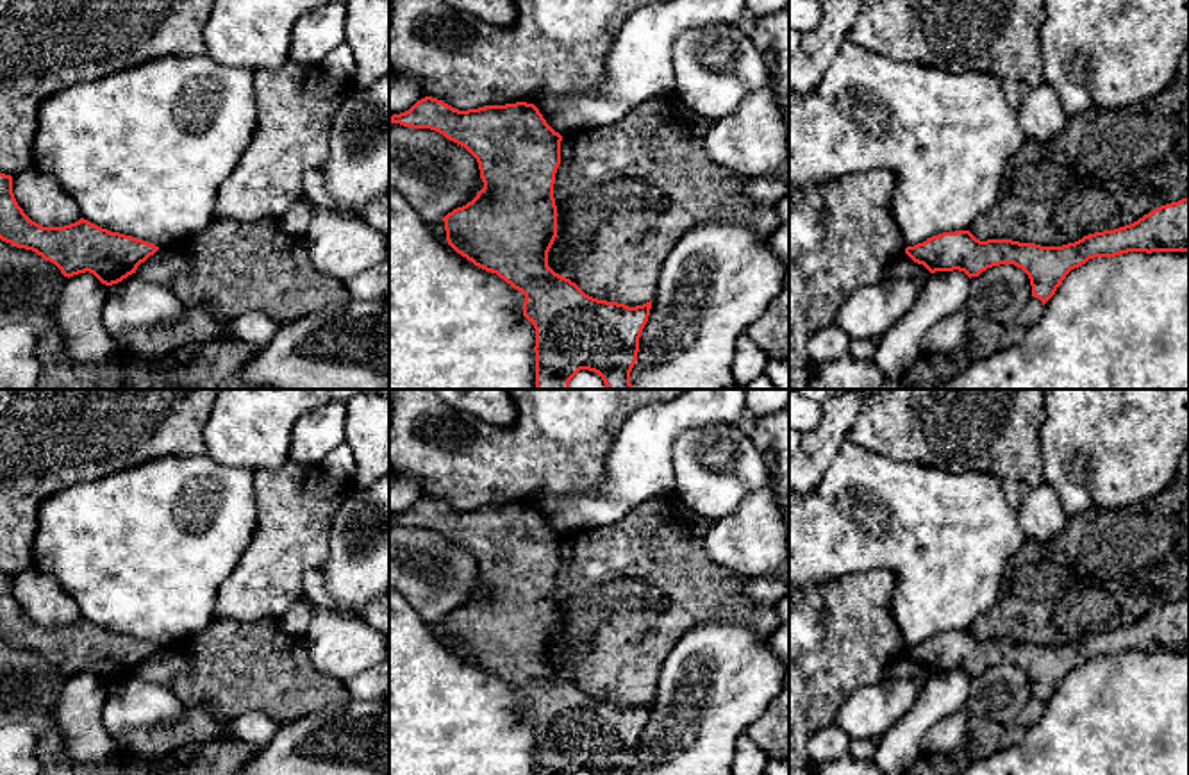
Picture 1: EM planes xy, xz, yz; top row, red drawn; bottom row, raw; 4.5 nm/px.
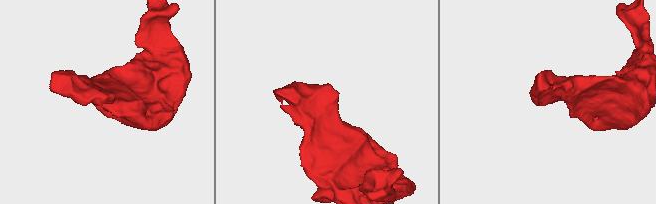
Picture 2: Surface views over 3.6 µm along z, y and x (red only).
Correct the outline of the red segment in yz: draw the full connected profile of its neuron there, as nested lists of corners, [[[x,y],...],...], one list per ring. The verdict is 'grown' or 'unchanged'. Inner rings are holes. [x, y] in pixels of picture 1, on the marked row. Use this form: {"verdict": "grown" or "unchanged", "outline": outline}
{"verdict": "unchanged", "outline": [[[1189,198],[1160,205],[1130,225],[1094,232],[1062,246],[1012,239],[980,241],[969,230],[955,230],[905,248],[930,273],[959,270],[971,279],[987,268],[1014,264],[1028,275],[1032,296],[1043,305],[1071,270],[1094,257],[1128,252],[1189,252]]]}

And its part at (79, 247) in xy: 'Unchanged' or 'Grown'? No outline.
Unchanged

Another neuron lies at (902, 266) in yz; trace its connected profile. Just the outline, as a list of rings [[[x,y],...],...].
[[[902,252],[896,259],[893,259],[884,271],[884,277],[889,279],[919,280],[919,282],[925,282],[928,275],[930,271],[923,264],[914,262],[905,252]]]

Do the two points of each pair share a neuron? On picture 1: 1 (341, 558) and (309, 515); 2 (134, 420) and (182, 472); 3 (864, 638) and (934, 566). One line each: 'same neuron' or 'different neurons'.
1: different neurons
2: different neurons
3: different neurons

